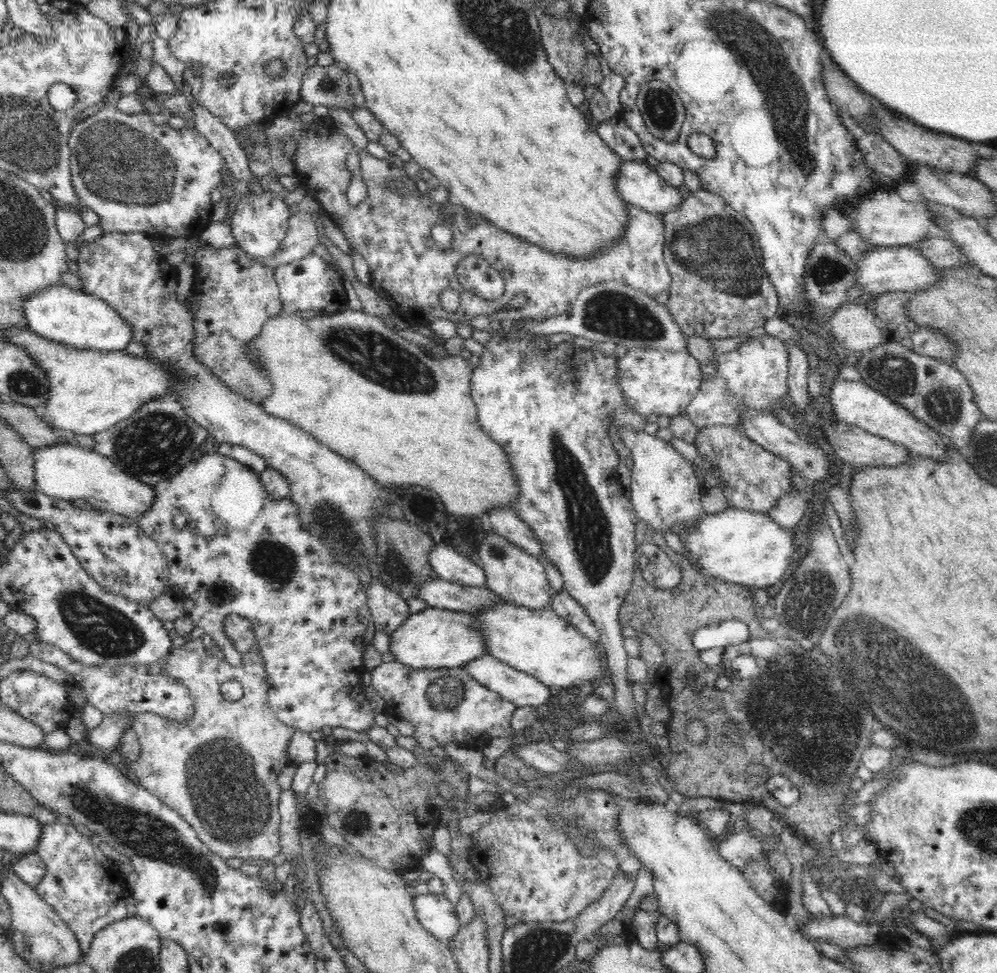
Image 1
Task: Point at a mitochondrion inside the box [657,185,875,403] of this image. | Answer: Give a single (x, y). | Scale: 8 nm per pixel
(718, 249)

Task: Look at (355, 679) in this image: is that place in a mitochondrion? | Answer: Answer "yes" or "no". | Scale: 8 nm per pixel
no

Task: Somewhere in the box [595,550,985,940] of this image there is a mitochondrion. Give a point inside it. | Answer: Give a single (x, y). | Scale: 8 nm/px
(925, 704)

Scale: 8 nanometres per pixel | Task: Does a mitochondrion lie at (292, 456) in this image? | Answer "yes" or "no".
no

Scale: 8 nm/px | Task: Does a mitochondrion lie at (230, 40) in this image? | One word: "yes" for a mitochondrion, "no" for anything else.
yes

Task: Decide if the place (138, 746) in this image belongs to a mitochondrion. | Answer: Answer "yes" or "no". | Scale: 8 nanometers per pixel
no

